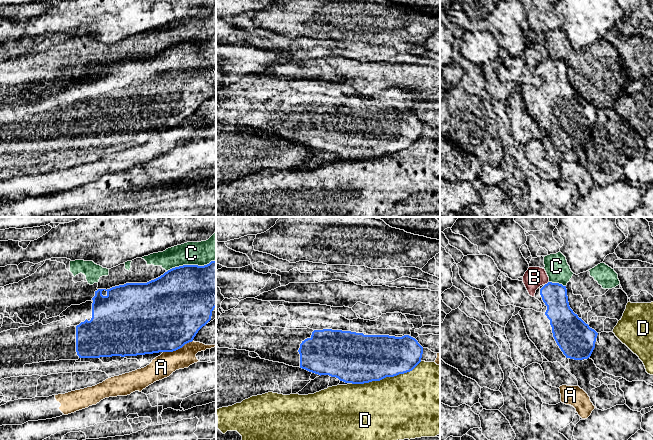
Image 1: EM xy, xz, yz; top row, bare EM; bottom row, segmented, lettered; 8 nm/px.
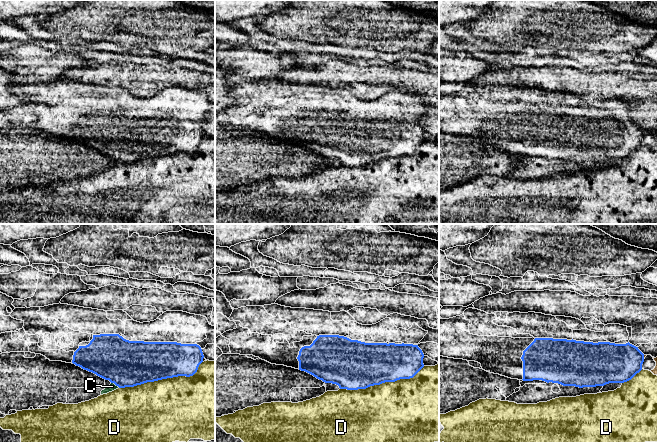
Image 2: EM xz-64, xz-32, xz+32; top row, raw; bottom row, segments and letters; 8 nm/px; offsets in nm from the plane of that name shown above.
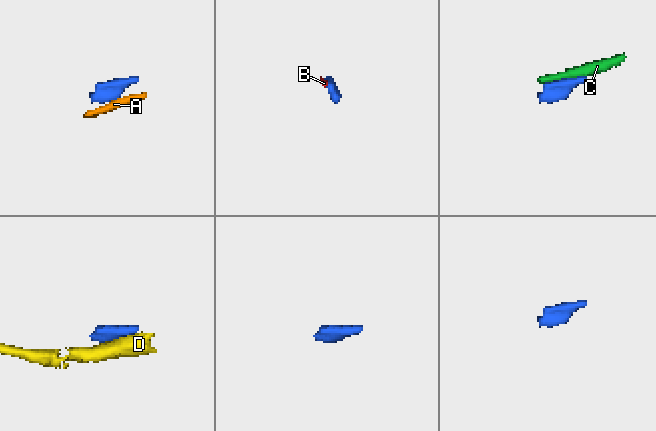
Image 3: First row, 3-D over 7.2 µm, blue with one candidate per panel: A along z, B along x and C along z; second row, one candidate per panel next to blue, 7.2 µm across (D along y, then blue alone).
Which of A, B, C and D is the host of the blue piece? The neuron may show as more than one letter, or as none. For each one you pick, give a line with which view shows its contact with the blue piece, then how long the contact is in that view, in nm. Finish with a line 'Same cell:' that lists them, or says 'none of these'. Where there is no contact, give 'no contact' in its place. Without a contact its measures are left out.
Same cell: none of these

